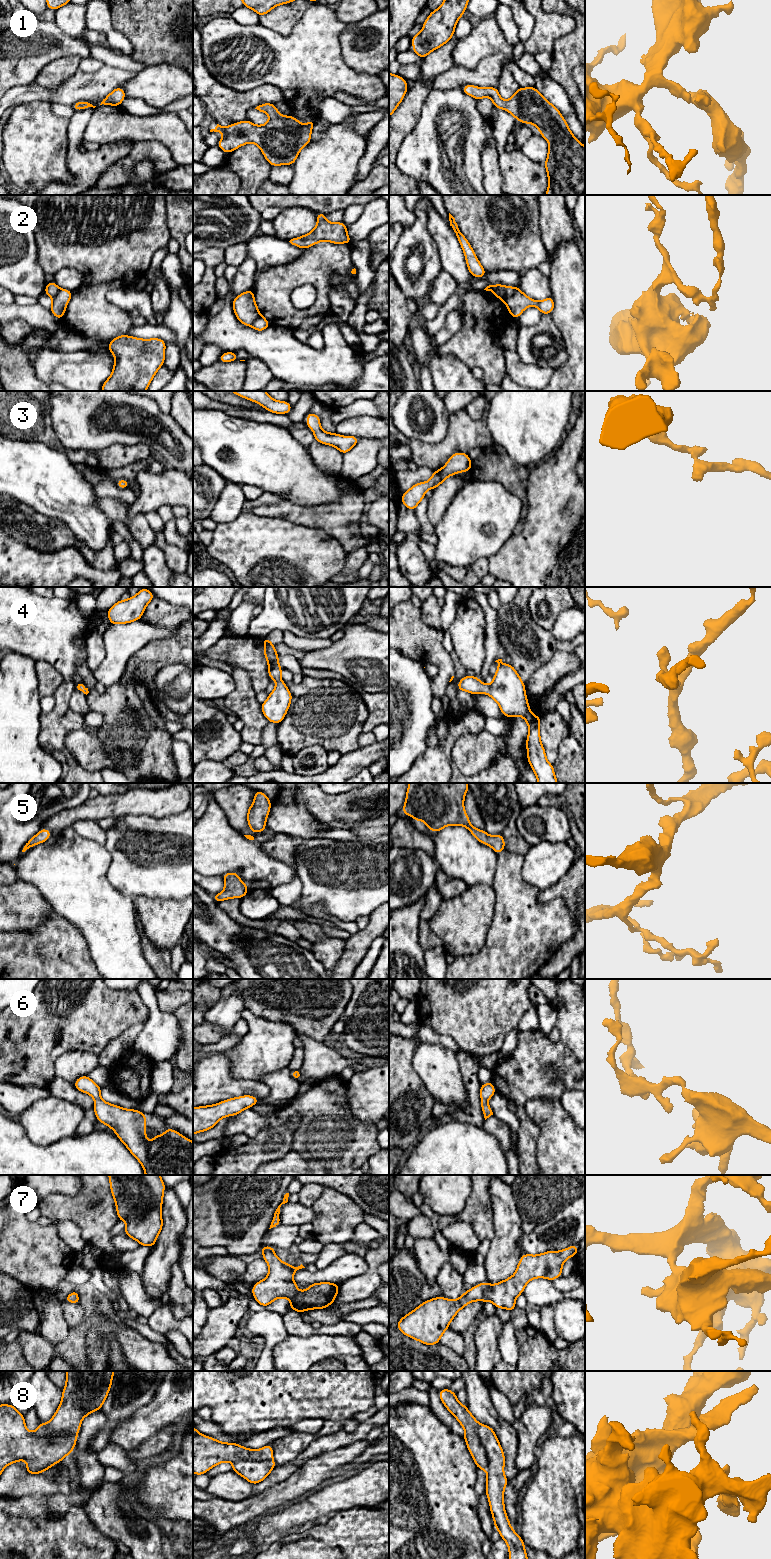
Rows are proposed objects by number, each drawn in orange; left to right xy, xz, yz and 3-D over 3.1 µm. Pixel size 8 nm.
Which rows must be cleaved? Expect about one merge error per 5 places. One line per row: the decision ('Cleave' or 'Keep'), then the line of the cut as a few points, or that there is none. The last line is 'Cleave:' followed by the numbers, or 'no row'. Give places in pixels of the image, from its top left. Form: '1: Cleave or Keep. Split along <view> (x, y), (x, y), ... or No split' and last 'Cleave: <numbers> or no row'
1: Keep. No split
2: Cleave. Split along yz (519, 288), (504, 301)
3: Keep. No split
4: Keep. No split
5: Keep. No split
6: Keep. No split
7: Keep. No split
8: Keep. No split
Cleave: 2

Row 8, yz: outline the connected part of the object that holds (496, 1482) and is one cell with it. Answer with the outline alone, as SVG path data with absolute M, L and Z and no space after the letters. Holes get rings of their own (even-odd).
M450 1389L438 1390L440 1399L465 1431L464 1440L478 1469L487 1472L486 1495L495 1528L507 1543L509 1559L528 1559L525 1544L511 1527L504 1507L504 1489L508 1479L504 1475L505 1456L494 1430L479 1424L467 1406L461 1404Z

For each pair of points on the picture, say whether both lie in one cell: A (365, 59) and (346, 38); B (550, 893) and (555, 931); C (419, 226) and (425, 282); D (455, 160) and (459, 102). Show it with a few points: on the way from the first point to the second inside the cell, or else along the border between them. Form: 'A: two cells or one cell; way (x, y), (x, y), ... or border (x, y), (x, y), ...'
A: one cell; way (359, 53), (352, 51), (349, 44)
B: two cells; border (539, 891), (539, 901), (560, 898), (570, 913)
C: one cell; way (425, 240), (430, 247), (430, 268)
D: one cell; way (455, 146), (455, 116)

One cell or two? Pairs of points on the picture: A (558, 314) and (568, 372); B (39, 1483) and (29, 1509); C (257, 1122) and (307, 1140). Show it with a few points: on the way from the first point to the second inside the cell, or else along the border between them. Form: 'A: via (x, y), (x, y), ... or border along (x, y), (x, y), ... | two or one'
A: via (572, 328), (574, 330), (574, 358) | one
B: border along (51, 1494), (30, 1494), (11, 1499) | two
C: via (274, 1118), (285, 1113), (298, 1113), (307, 1123) | one

